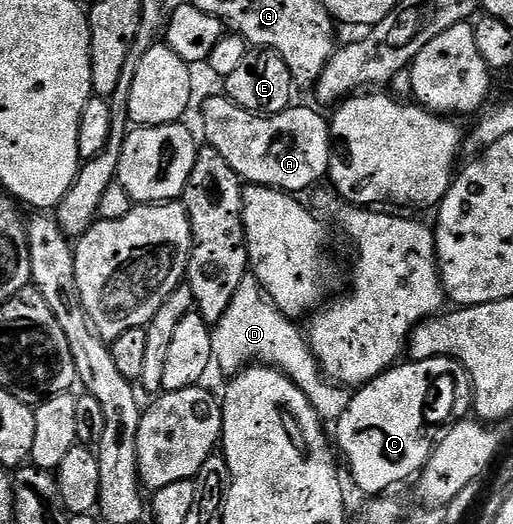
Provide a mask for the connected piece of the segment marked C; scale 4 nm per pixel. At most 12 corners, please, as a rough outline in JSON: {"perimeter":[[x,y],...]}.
{"perimeter":[[452,357],[360,386],[336,448],[368,495],[416,478],[471,413]]}

